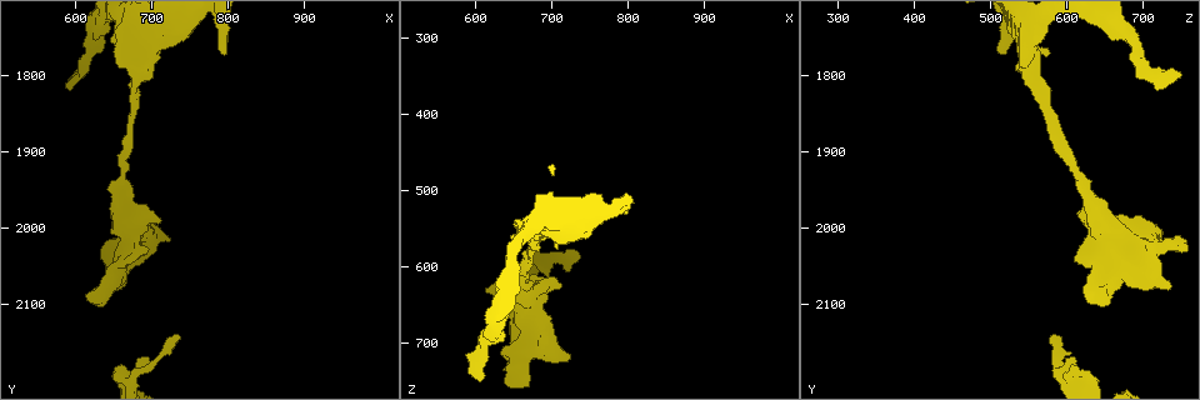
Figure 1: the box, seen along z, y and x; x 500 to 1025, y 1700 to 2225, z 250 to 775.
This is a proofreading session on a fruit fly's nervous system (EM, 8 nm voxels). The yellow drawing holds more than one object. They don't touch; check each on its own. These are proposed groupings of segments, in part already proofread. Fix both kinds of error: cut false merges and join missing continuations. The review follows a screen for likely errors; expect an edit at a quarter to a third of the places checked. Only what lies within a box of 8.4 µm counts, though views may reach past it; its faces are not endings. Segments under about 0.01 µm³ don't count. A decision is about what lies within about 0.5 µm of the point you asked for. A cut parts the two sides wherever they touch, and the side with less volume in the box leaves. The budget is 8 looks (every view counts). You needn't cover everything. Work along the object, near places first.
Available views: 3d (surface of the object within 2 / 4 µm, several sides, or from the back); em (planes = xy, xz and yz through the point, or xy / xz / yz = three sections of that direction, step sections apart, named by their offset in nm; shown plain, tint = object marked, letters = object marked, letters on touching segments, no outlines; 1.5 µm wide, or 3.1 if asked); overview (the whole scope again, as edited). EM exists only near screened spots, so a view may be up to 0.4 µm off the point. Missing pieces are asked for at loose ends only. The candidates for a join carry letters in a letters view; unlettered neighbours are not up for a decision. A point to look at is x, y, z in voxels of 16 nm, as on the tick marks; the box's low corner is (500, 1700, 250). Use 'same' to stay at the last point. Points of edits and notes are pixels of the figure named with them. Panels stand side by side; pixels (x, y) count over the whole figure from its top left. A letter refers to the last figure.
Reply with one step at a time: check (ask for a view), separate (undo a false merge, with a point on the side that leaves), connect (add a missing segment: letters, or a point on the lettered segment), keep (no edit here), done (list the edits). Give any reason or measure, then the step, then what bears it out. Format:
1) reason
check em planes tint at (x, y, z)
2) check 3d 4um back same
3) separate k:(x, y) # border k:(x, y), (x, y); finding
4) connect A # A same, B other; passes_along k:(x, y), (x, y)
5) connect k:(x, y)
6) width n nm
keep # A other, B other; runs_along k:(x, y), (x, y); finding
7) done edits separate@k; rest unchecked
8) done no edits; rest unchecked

check 3d 4um at (800, 1770, 515)

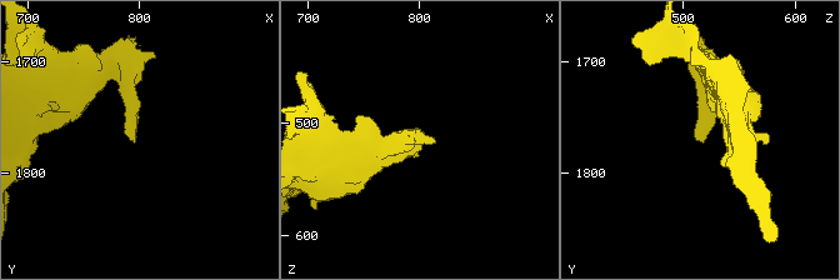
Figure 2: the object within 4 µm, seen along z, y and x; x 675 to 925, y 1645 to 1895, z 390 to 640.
need the tissue
check em planes tint at (796, 1768, 514)

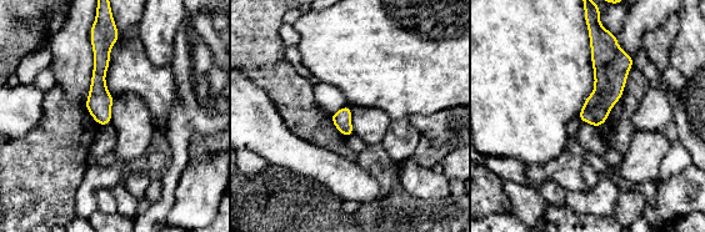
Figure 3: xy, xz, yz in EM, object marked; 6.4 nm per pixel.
what lies round it
check em planes letters same

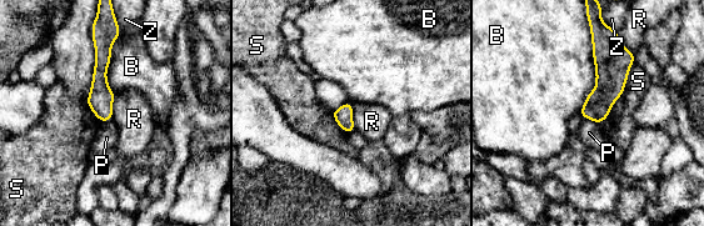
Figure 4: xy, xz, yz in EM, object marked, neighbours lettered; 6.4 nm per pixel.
keep # B other, P other, R other, S other, Z other; border 4:(352, 104), (352, 121), (355, 129); no lettered segment goes on from it

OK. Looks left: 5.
narrows sharply
check 3d 2um at (660, 1930, 610)

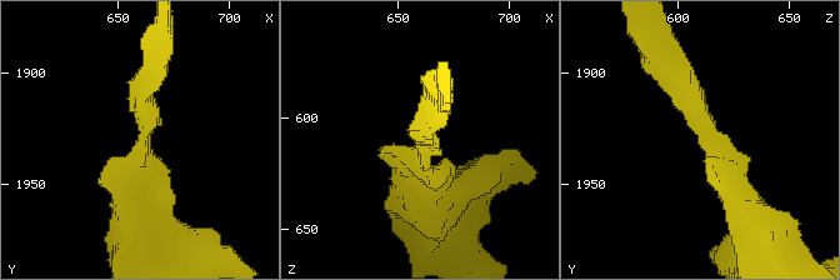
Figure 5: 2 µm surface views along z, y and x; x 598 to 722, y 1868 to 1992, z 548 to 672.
arm_widths 190, 320 nm
check em yz step 8 tint at (663, 1929, 612)

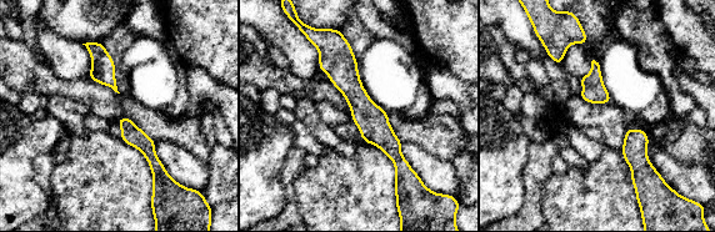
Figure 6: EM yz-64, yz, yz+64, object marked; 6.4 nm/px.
another direction
check em planes letters same

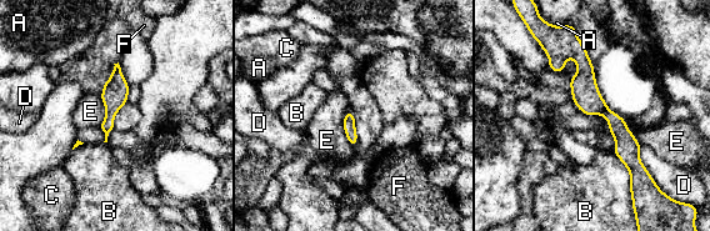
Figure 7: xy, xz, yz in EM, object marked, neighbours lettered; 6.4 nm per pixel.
keep # A other, B other, C other, D other, E other, F other; runs_along 7:(555, 54), (585, 66), (633, 181); all the same neuron

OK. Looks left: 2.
stops while still wide
check em xy step 8 letters at (705, 1775, 580)

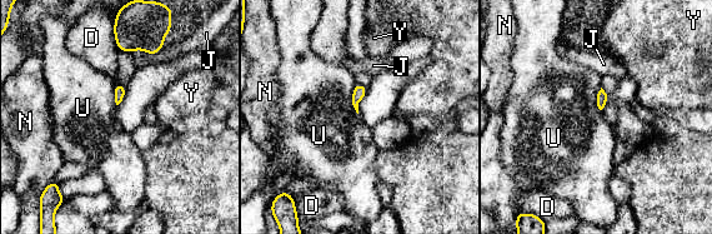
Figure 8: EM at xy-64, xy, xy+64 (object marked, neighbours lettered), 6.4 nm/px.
keep # D other, J other, N other, U other, Y other; border 8:(355, 84), (352, 106), (357, 114); none of them fits

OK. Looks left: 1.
stops while still wide
check em planes letters at (640, 2080, 735)

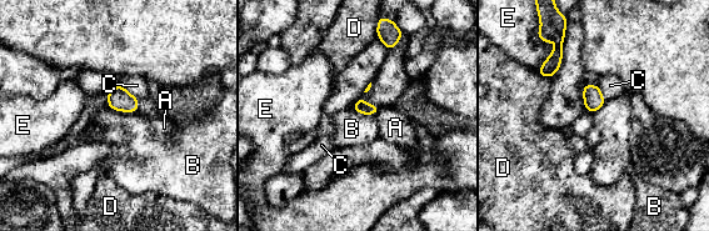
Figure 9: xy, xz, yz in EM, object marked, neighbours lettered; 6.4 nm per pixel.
longest_contact E 260 nm
keep # A other, B other, C other, D other, E other; no lettered segment goes on from it

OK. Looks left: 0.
done no edits; rest unchecked

